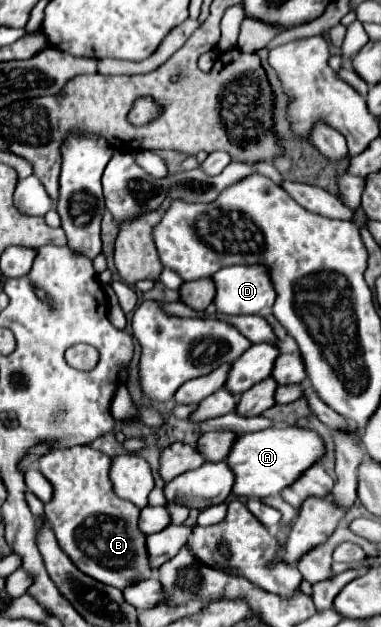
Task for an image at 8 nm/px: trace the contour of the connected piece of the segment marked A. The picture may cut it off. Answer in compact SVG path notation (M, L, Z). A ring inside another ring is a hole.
M286 425L286 427L268 427L256 433L244 433L236 439L226 459L236 475L232 493L238 497L278 495L282 489L290 487L296 479L300 479L304 471L322 461L324 455L326 455L324 441L316 431L308 427Z

